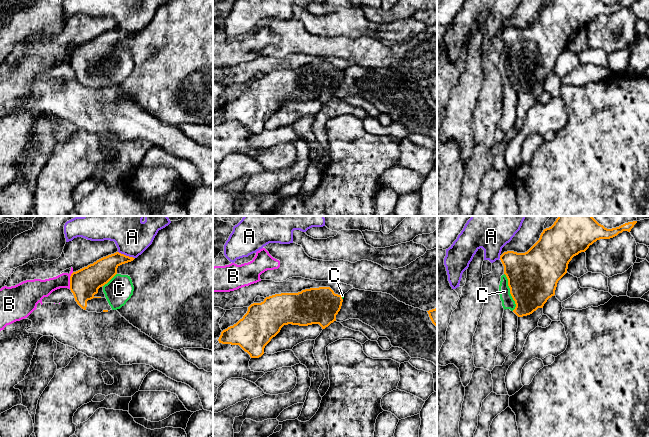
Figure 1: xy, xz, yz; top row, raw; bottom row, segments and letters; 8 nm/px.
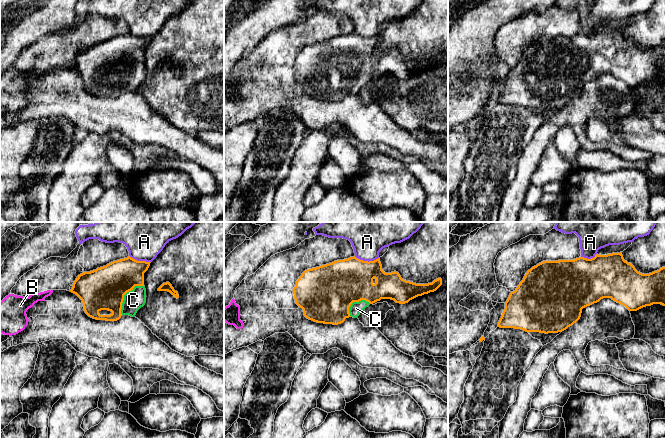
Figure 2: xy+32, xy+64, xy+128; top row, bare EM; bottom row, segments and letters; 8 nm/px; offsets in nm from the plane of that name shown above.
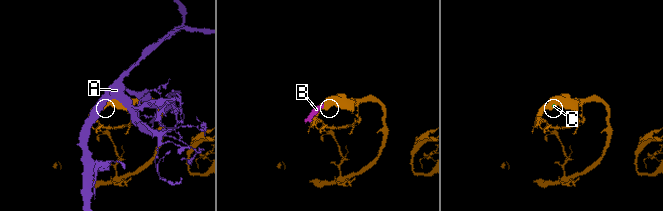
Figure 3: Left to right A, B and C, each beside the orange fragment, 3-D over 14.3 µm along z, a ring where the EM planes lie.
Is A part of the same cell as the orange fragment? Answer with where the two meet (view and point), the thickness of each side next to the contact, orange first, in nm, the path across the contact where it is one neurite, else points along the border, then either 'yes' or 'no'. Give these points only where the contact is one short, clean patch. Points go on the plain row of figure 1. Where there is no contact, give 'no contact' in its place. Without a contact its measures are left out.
meets orange in xy at (125, 31); 190 nm thick on the orange side, 260 nm on the other; no

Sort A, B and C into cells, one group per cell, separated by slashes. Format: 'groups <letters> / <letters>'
groups A / B / C

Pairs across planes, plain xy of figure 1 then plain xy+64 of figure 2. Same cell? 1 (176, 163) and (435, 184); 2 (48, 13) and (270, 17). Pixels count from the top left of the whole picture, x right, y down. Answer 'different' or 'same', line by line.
1: same
2: same

